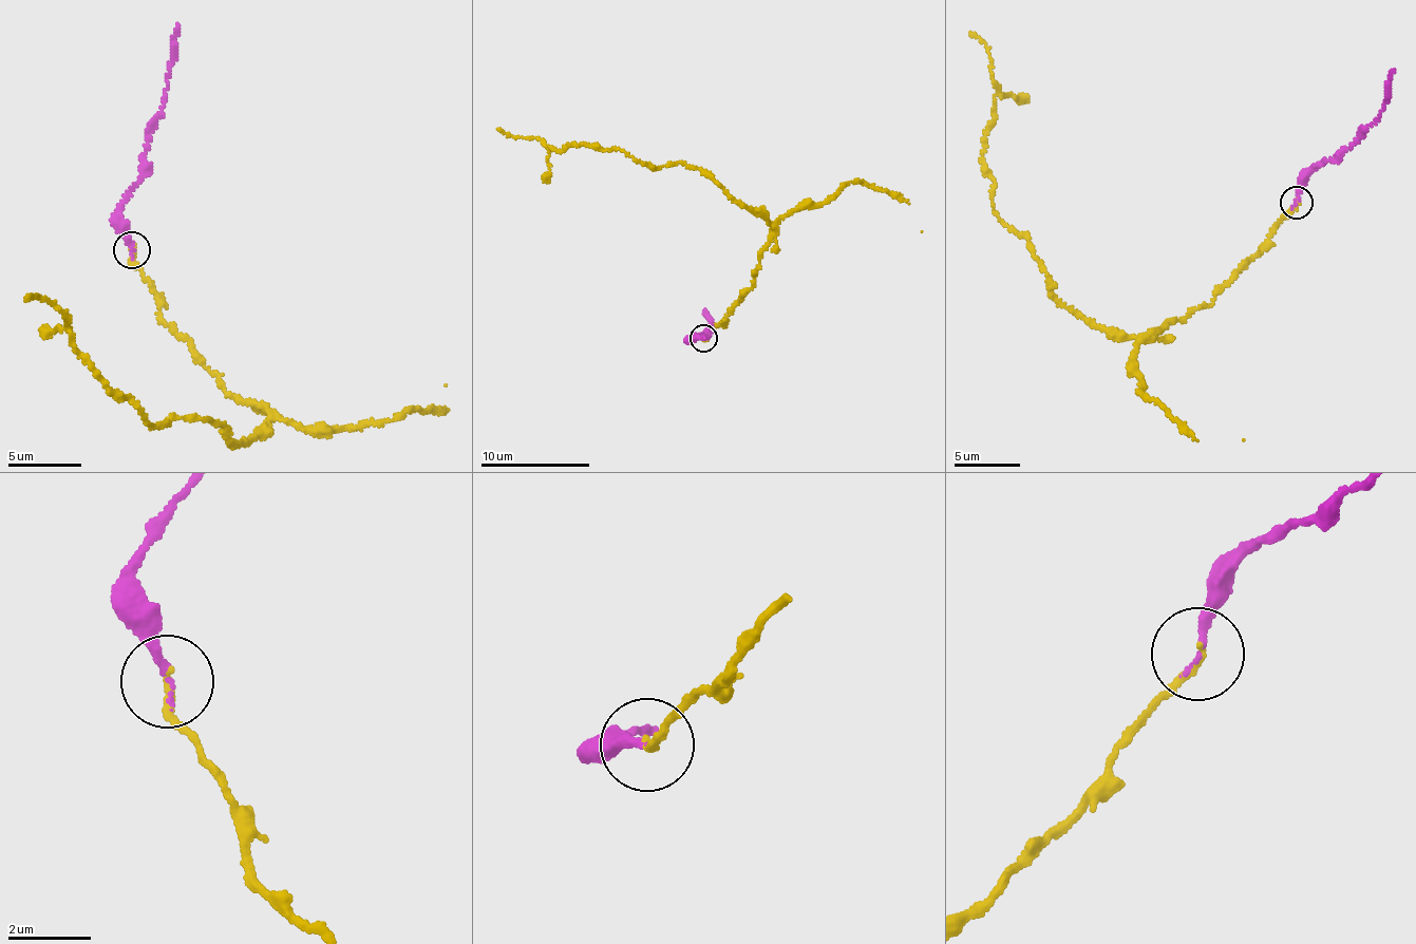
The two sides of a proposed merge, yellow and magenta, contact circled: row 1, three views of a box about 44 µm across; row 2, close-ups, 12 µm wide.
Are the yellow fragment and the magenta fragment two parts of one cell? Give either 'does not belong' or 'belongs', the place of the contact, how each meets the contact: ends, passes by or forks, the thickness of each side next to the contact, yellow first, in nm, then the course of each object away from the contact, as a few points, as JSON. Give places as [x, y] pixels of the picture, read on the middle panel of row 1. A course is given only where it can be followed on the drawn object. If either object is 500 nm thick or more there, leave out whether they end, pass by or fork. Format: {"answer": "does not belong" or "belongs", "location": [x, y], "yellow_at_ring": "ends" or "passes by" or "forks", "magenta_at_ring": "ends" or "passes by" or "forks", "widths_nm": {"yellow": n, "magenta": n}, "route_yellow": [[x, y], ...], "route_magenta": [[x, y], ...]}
{"answer": "does not belong", "location": [703, 338], "yellow_at_ring": "ends", "magenta_at_ring": "ends", "widths_nm": {"yellow": 180, "magenta": 190}, "route_yellow": [[703, 338], [754, 286], [771, 223], [682, 163], [650, 168], [625, 152], [584, 144], [555, 151], [497, 129]], "route_magenta": [[703, 338], [690, 338], [699, 334], [705, 338], [708, 329], [712, 331], [705, 312]]}

